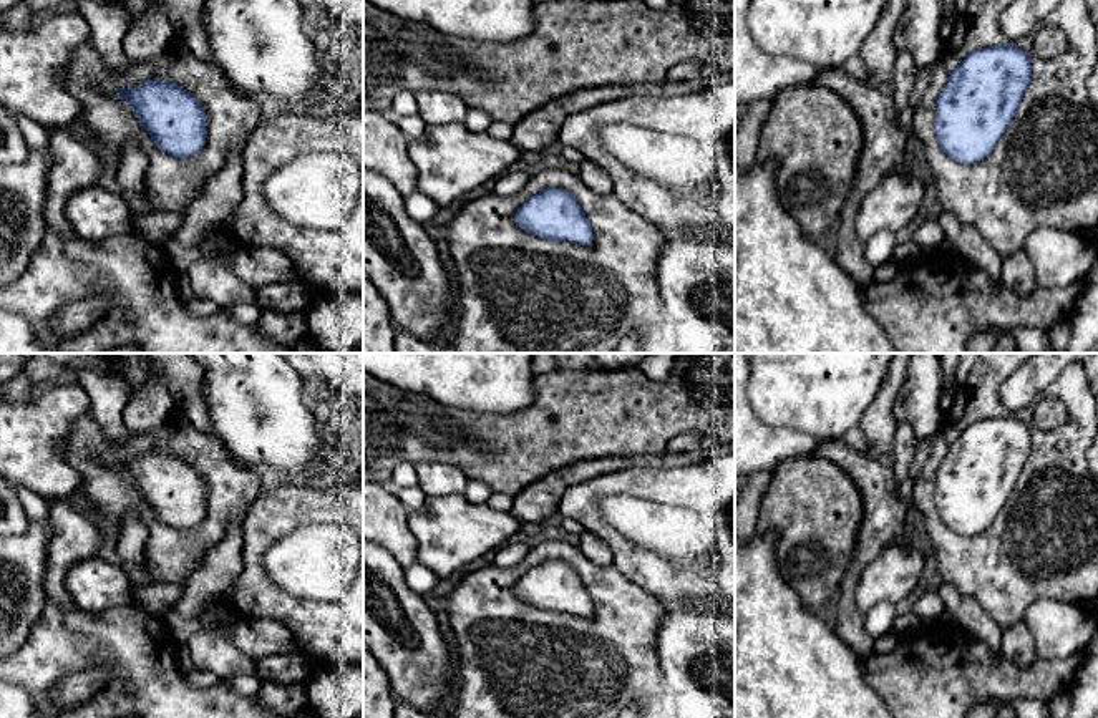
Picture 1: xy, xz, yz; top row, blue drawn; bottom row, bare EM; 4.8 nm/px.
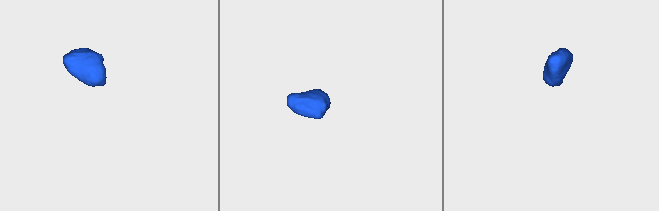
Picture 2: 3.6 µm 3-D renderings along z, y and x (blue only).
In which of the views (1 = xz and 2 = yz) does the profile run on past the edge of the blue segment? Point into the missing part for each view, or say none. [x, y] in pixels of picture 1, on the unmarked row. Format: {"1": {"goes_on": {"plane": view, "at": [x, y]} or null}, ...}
{"1": {"goes_on": null}, "2": {"goes_on": null}}

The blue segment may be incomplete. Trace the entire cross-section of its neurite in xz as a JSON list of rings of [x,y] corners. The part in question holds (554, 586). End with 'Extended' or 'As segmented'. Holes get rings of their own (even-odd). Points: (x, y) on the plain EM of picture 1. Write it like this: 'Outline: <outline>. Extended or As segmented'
Outline: [[[544,560],[531,567],[514,590],[524,604],[547,612],[589,617],[594,610],[582,579],[564,560]]]. As segmented

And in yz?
Outline: [[[1013,415],[965,426],[935,476],[940,521],[959,536],[984,532],[1010,497],[1032,453],[1032,431]]]. As segmented

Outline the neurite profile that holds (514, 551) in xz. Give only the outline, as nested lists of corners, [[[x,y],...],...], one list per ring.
[[[516,537],[494,551],[493,564],[501,569],[509,569],[519,564],[526,557],[527,551],[529,546],[524,544],[521,537]]]

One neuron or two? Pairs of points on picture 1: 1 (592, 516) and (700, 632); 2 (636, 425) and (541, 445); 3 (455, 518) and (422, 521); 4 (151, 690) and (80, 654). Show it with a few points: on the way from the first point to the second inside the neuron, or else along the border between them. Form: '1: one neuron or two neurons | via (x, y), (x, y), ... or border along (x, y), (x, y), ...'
1: two neurons | border along (667, 602), (689, 602), (712, 609)
2: one neuron | via (612, 425), (564, 425)
3: one neuron | via (446, 521), (430, 521)
4: one neuron | via (133, 672), (115, 654), (98, 654)

